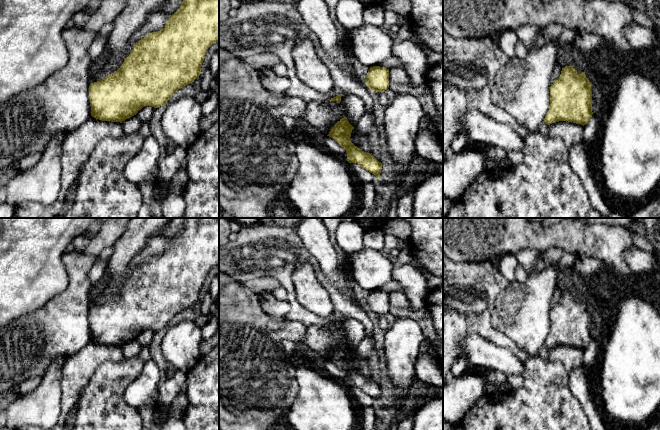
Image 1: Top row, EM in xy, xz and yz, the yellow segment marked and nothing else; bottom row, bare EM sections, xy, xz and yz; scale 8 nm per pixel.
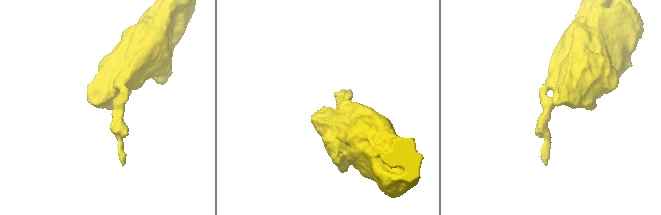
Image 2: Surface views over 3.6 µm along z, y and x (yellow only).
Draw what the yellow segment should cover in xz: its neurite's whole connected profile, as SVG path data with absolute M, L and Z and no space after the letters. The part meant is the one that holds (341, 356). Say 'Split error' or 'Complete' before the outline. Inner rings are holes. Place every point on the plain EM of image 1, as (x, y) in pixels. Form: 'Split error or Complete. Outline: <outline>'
Complete. Outline: M345 341L332 351L327 360L333 362L337 367L345 372L347 385L350 388L357 387L379 403L382 394L382 387L379 386L372 377L362 375L350 365L353 353L354 351L349 347L347 341Z

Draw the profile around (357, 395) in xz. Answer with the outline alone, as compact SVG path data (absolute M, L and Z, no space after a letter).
M351 387L350 392L355 405L358 405L360 408L378 406L378 402L374 398L370 397L357 387Z

